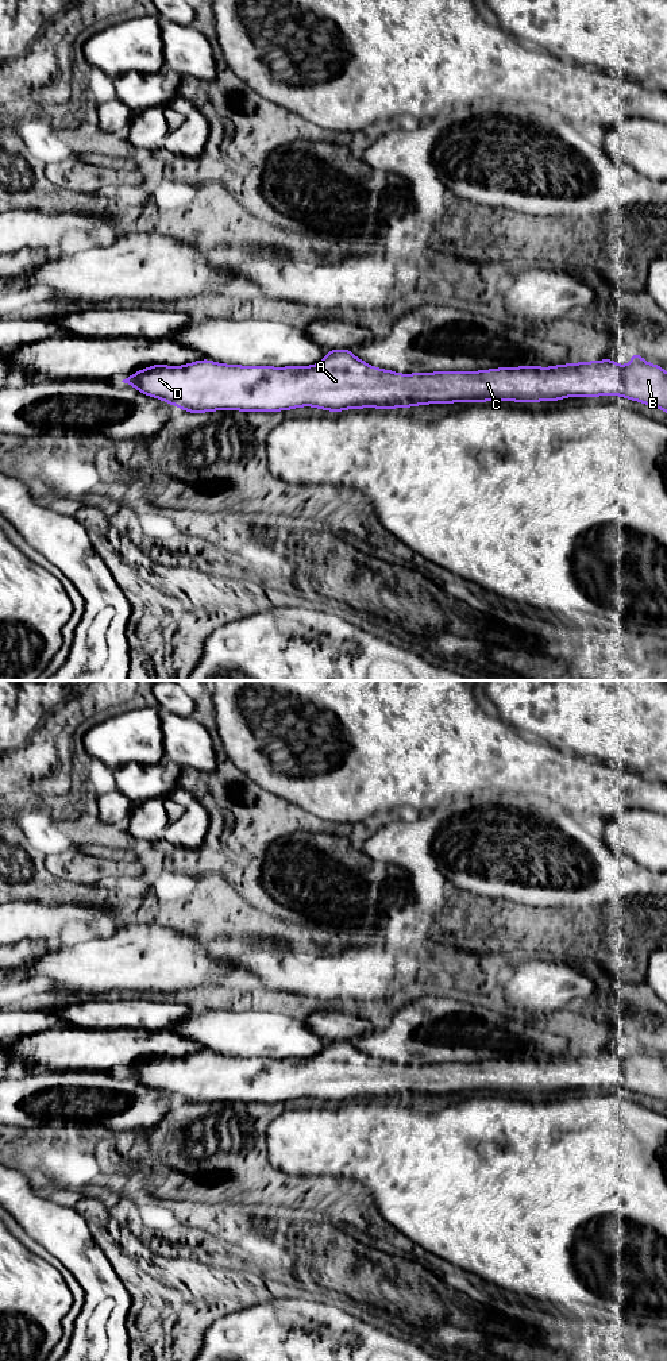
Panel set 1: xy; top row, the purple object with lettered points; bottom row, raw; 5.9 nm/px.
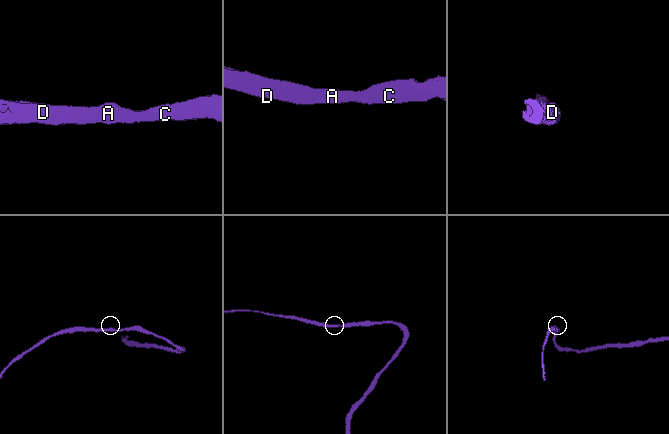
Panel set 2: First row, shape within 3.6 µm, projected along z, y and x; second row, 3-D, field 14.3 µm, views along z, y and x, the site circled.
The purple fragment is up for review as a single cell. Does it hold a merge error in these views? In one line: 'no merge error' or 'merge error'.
no merge error

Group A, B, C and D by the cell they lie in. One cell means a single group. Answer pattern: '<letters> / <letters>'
A B C D

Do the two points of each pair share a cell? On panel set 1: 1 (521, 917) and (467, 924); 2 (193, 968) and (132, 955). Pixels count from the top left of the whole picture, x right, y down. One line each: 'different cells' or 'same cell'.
1: same cell
2: same cell

